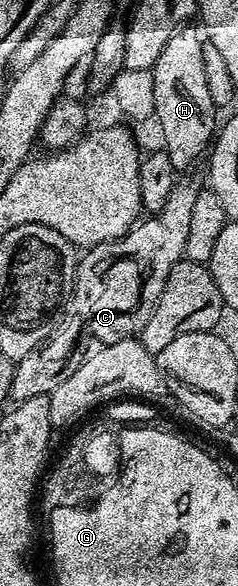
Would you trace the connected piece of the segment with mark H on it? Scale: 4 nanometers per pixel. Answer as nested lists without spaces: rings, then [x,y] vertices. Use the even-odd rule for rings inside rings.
[[[186,24],[167,40],[167,48],[159,52],[159,60],[153,65],[153,79],[155,80],[155,123],[161,129],[165,137],[163,148],[167,156],[171,156],[171,164],[175,164],[178,172],[189,172],[189,169],[197,161],[206,157],[211,143],[219,129],[219,118],[217,122],[218,107],[213,105],[211,92],[207,92],[207,75],[203,73],[203,48],[207,45],[202,31],[196,25]]]

